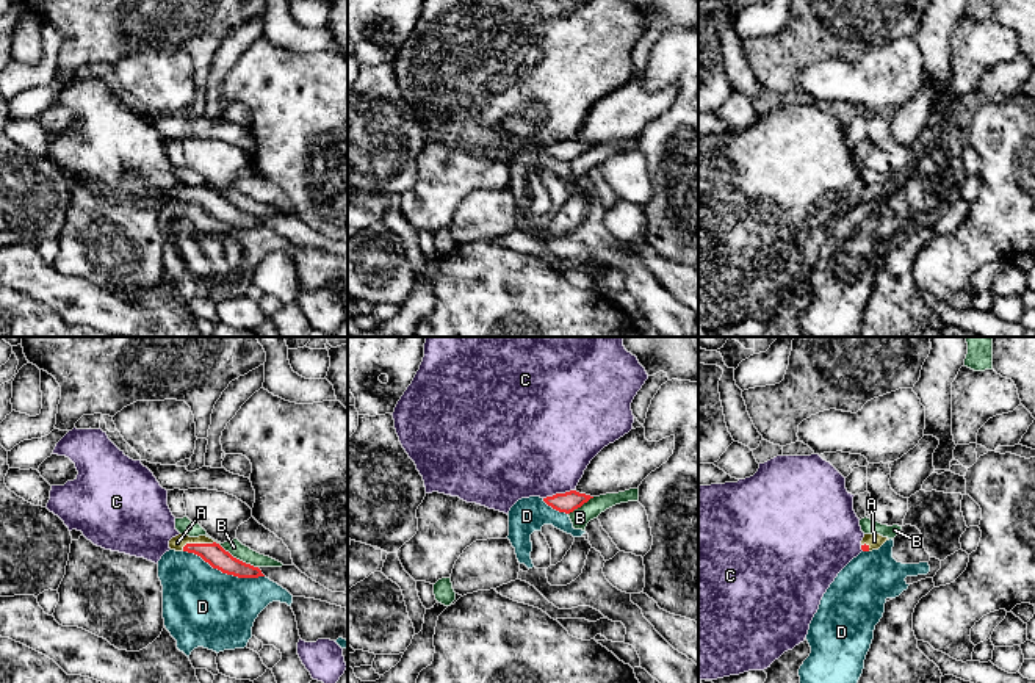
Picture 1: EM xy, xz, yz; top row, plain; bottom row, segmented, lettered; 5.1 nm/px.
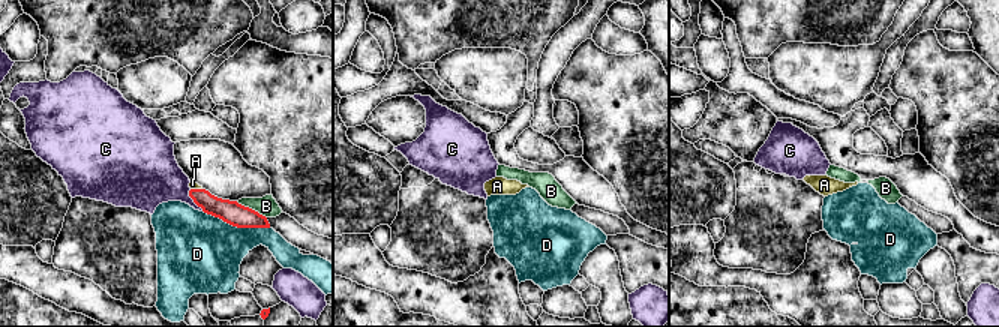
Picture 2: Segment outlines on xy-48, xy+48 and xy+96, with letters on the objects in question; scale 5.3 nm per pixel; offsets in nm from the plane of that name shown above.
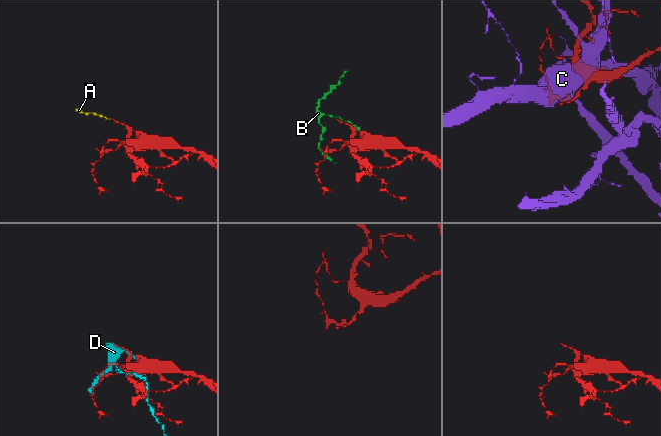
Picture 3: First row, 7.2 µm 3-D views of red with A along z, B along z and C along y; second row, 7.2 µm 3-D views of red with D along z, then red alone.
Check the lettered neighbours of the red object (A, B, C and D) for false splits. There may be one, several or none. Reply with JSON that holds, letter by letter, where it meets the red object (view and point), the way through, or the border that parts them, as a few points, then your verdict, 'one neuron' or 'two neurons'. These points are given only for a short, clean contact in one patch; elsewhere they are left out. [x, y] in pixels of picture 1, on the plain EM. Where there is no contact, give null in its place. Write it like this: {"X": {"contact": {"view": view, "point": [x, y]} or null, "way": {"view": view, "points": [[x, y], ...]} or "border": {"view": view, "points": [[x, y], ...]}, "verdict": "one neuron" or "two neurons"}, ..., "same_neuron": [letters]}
{"A": {"contact": {"view": "xy", "point": [196, 193]}, "way": {"view": "xy", "points": [[213, 202], [196, 193], [177, 191]]}, "verdict": "one neuron"}, "B": {"contact": {"view": "xy", "point": [235, 207]}, "verdict": "two neurons"}, "C": {"contact": {"view": "xz", "point": [558, 143]}, "verdict": "two neurons"}, "D": {"contact": {"view": "xy", "point": [224, 221]}, "verdict": "two neurons"}, "same_neuron": ["A"]}

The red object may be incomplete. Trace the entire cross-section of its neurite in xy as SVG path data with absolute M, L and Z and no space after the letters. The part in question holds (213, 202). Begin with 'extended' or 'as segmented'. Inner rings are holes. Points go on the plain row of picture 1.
extended | M179 183L169 190L169 197L175 201L194 202L208 211L213 218L218 218L227 224L238 227L265 226L258 216L233 207L219 193L207 185L189 186L186 183Z

